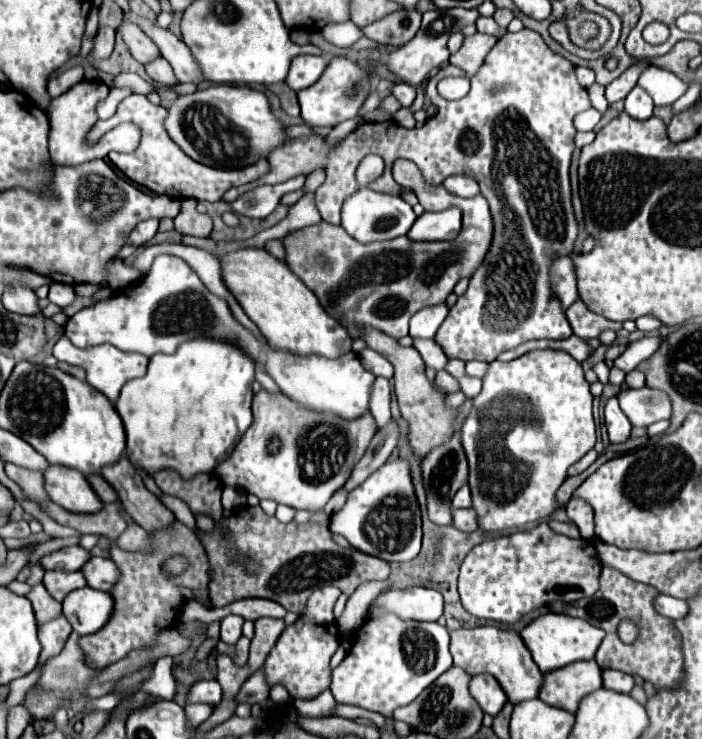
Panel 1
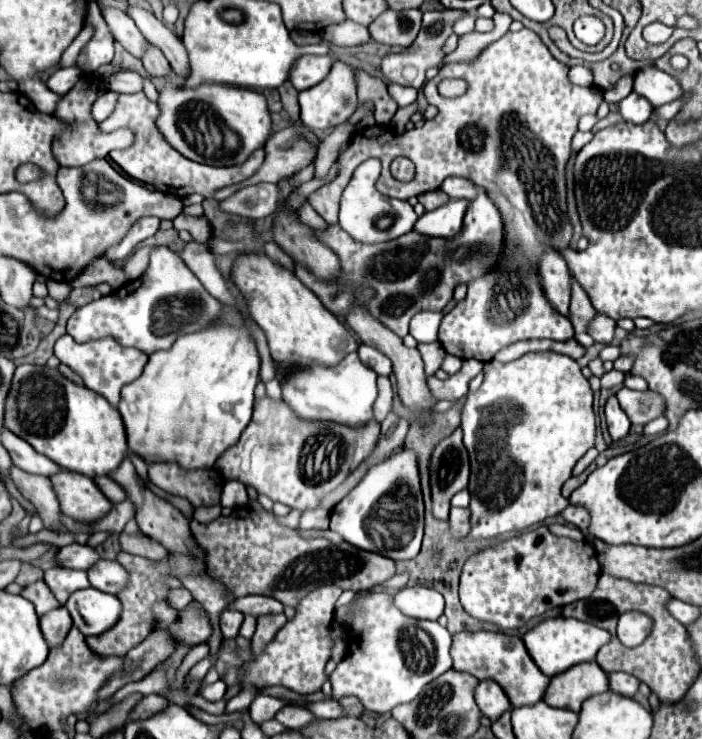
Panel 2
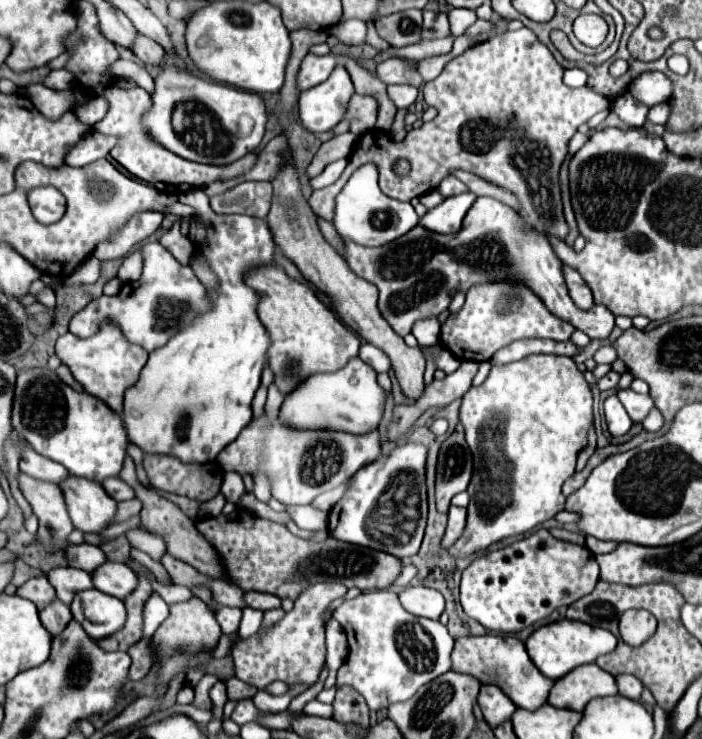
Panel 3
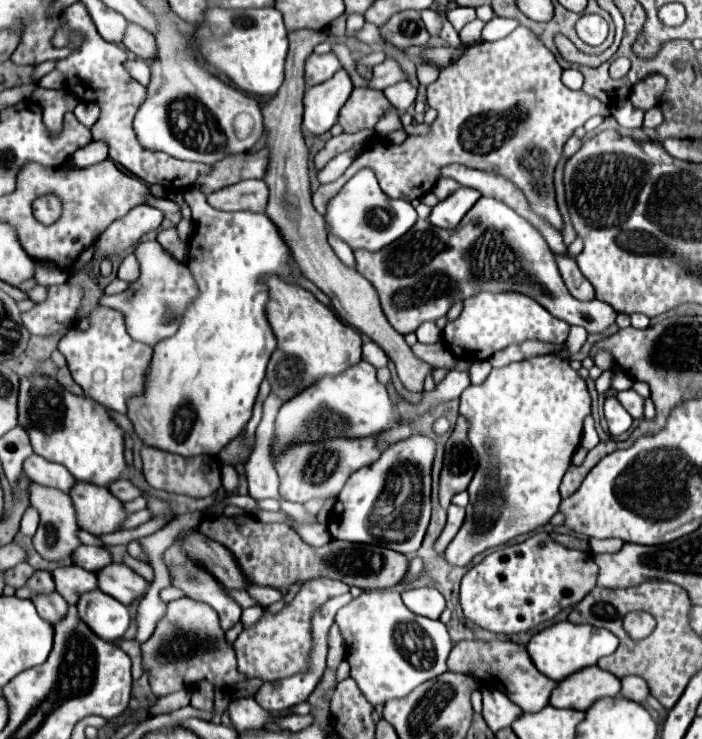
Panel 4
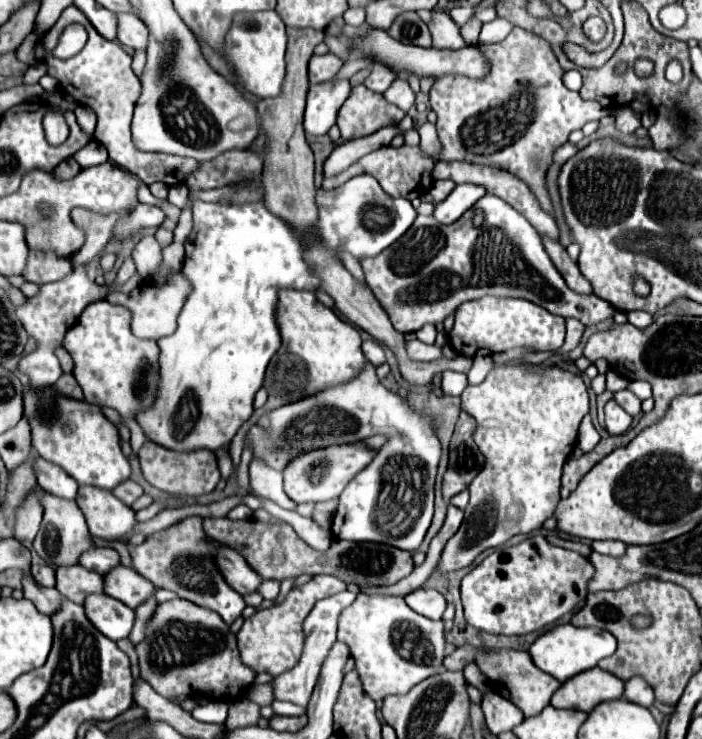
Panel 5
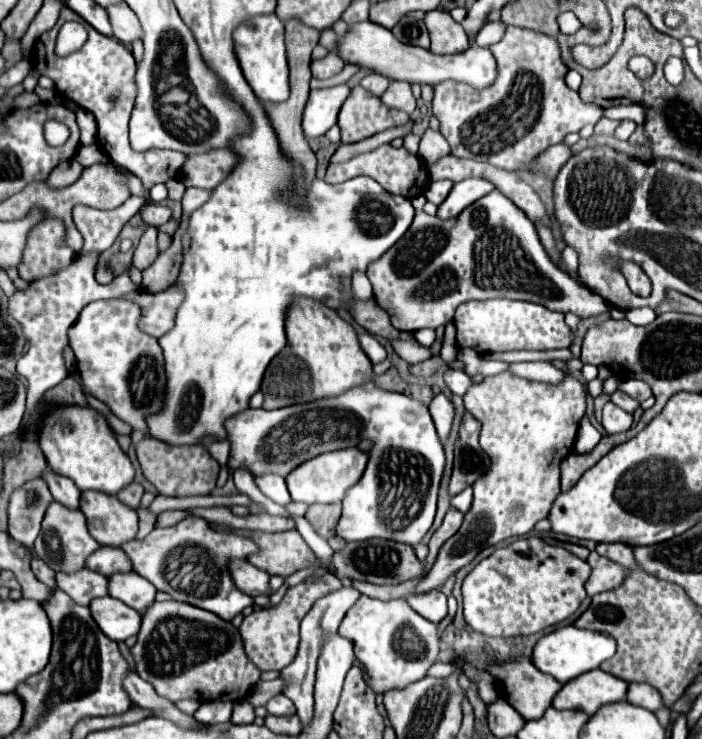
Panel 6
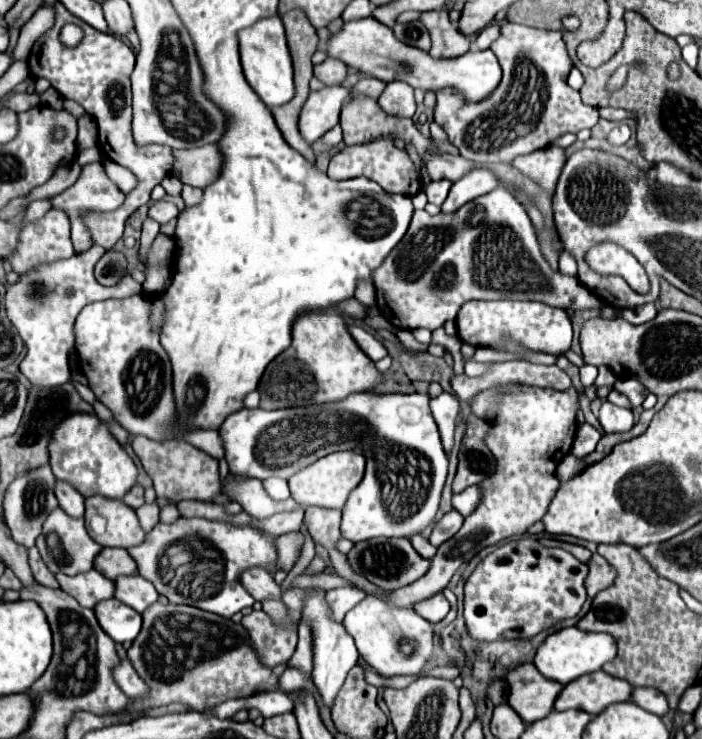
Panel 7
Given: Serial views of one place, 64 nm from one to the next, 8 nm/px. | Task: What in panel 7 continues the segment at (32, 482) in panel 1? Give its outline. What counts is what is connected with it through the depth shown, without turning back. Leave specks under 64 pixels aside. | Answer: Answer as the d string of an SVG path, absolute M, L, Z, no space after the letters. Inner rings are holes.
M60 506L48 514L48 520L44 522L44 530L36 540L36 548L38 548L44 564L52 572L64 572L68 576L88 572L92 568L96 554L102 550L102 546L88 536L84 518L72 518Z

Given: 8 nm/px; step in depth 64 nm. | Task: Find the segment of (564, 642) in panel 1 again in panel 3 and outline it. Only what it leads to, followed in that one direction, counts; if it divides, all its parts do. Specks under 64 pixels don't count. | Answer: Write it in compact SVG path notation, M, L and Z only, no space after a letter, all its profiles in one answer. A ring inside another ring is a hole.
M558 620L558 622L550 622L546 626L540 626L538 630L534 630L528 640L526 640L526 650L532 658L532 662L538 666L538 670L552 678L558 680L564 674L568 674L570 670L574 670L576 666L582 664L590 664L594 662L598 656L608 654L616 648L618 640L612 632L596 628L596 626L588 626L584 622L574 622L574 620Z

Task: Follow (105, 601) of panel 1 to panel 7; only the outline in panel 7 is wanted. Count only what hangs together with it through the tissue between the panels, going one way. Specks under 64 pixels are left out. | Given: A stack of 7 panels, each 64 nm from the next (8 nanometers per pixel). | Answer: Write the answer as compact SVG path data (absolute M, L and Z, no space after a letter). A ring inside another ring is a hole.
M116 598L102 600L100 604L96 604L94 612L96 612L100 626L114 642L134 640L140 632L142 616L136 610L132 610L130 606L118 602Z

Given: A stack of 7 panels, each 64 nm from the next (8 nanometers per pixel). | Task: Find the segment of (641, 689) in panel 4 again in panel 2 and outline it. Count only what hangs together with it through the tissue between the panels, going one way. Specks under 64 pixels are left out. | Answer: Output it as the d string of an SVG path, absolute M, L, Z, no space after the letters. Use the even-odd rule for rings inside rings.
M610 672L608 674L610 678L610 690L616 692L616 694L622 694L622 696L634 696L638 692L638 680L632 676L632 674L626 674L626 672Z

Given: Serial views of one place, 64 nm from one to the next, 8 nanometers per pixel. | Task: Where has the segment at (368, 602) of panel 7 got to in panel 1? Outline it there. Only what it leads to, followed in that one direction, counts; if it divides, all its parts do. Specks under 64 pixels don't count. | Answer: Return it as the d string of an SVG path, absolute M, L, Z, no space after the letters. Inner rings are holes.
M394 614L368 618L356 632L350 654L332 670L330 690L338 704L360 706L392 718L396 708L416 700L424 688L452 666L448 642L448 630L438 622L404 622Z

